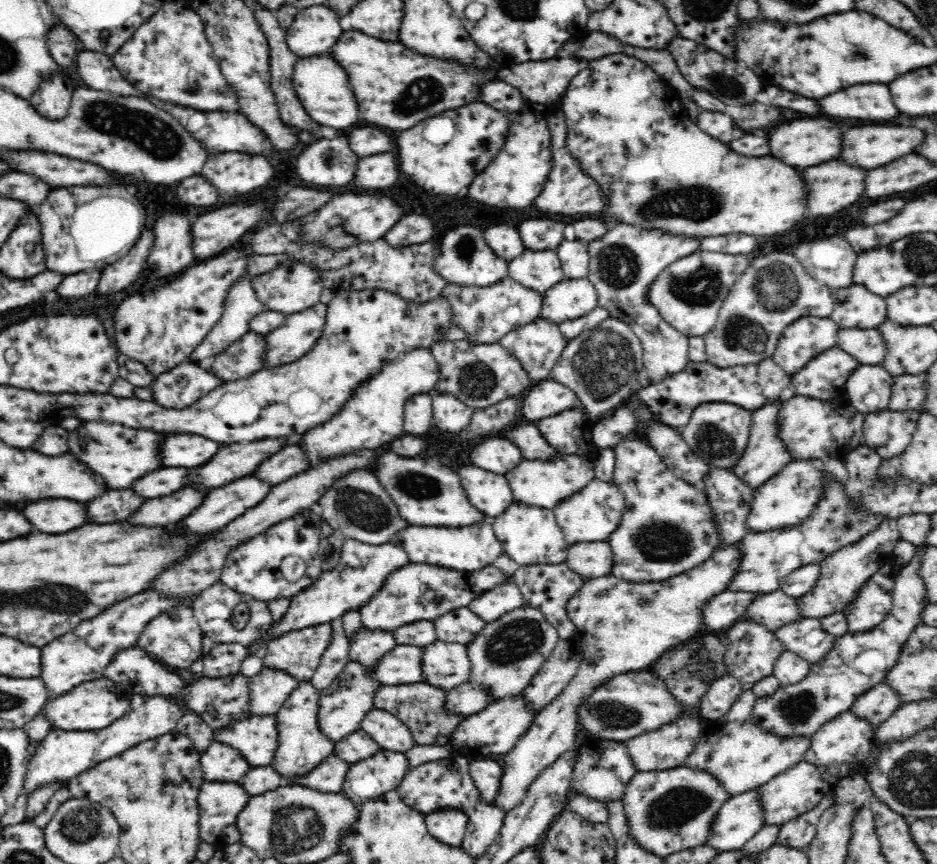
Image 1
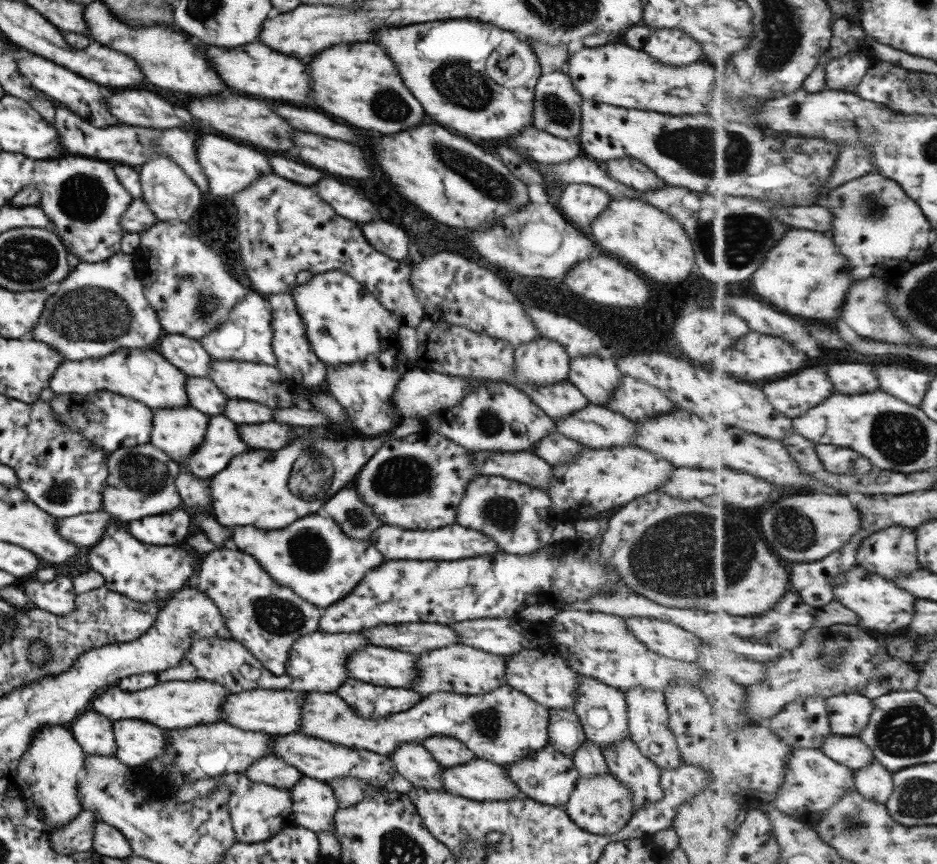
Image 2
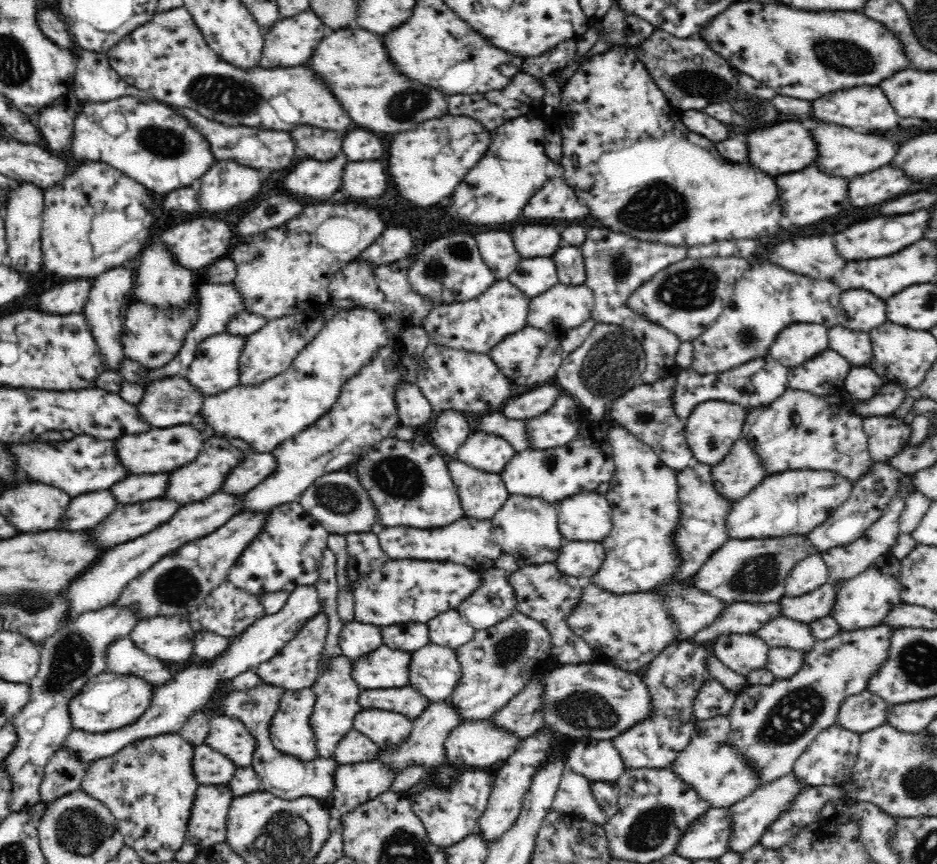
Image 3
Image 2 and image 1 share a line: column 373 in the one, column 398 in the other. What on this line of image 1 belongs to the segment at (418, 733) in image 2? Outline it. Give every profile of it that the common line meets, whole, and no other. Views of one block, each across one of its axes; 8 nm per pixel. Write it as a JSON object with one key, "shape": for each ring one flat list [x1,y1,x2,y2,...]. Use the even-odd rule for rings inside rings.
{"shape":[[377,709,368,712,362,720,361,730,384,751,405,754,417,745,410,728,390,712]]}

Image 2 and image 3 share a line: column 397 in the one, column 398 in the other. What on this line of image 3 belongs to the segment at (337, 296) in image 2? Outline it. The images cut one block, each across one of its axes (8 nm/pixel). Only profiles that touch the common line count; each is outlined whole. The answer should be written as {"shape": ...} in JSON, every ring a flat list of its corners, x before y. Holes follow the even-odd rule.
{"shape":[[356,306,351,312,340,310,330,322,322,327,318,336,309,342,284,372,279,376,264,382,261,386,236,386,227,392,222,392,210,398,205,397,201,406,208,423,222,434,230,438,240,438,249,444,251,452,266,453,278,446,284,440,302,432,307,426,314,424,320,416,325,415,336,402,341,388,378,352,378,348,386,345,398,348,398,330,404,327,398,319,380,315]]}

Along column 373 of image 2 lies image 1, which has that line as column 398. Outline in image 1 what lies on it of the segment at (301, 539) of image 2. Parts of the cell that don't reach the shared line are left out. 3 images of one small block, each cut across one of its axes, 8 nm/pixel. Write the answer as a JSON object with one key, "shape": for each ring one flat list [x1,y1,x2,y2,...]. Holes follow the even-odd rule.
{"shape":[[350,537,343,538,341,557,338,566,330,572,322,572,315,583,310,584,302,592,291,596,288,610,280,620,273,621,266,634,258,641,247,646,247,656,261,657,266,644,294,630,329,623,341,618,345,612,358,610,372,595,375,595,384,584,390,572,403,567,409,558,400,546,390,543,368,544]]}

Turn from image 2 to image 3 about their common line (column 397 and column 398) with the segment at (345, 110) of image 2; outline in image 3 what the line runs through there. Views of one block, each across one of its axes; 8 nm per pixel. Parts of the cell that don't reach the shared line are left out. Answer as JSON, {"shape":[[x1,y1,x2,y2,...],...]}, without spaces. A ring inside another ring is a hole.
{"shape":[[348,28,336,30,324,36,324,40,319,40,315,50,308,64,304,65,320,78,320,82,332,92,332,96,336,96,336,100,340,100,342,108,348,112,352,122,356,122,366,130,370,128,374,132,404,132,421,122,447,114,446,95,435,88,412,82,407,76,395,70,395,66,392,68,393,64,386,58,382,36,378,33,372,34,368,30,348,30]]}

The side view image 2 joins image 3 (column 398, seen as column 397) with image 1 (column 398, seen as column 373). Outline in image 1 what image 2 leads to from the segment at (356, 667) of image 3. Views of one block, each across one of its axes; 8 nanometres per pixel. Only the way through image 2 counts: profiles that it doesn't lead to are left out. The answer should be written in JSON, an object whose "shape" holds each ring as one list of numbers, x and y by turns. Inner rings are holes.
{"shape":[[396,645,376,661,374,668,364,669,364,676,369,676,381,686,419,683,423,680,420,668,422,654,423,648]]}

